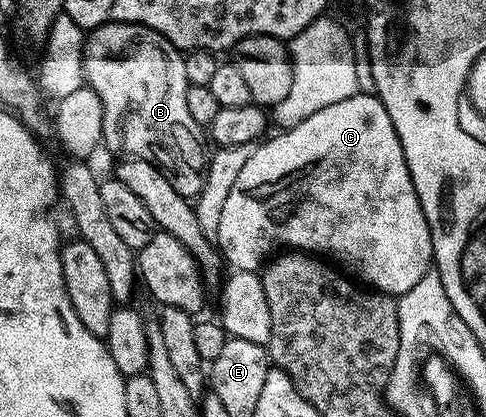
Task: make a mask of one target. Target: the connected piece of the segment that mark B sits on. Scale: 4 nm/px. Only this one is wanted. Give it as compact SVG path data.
M107 22L98 26L96 29L89 31L85 42L83 43L83 59L82 59L82 77L85 85L89 86L92 92L96 92L96 96L100 96L100 104L104 108L104 128L102 129L102 140L105 149L119 150L119 155L129 156L131 158L143 158L148 160L154 166L166 171L170 175L170 183L172 188L176 188L176 192L180 192L180 196L194 200L197 199L198 193L204 188L206 183L206 167L208 165L208 150L202 147L202 142L198 139L199 127L196 120L192 120L191 114L188 112L188 96L186 95L186 87L188 85L184 76L184 60L183 53L162 34L156 33L155 30L148 29L147 26L136 25L131 22Z

